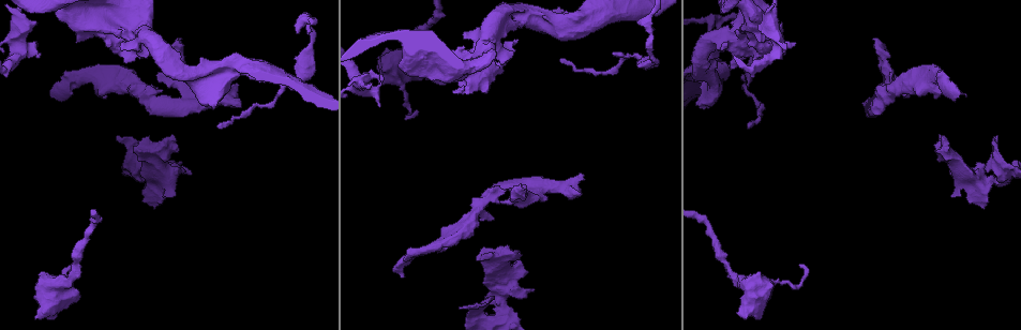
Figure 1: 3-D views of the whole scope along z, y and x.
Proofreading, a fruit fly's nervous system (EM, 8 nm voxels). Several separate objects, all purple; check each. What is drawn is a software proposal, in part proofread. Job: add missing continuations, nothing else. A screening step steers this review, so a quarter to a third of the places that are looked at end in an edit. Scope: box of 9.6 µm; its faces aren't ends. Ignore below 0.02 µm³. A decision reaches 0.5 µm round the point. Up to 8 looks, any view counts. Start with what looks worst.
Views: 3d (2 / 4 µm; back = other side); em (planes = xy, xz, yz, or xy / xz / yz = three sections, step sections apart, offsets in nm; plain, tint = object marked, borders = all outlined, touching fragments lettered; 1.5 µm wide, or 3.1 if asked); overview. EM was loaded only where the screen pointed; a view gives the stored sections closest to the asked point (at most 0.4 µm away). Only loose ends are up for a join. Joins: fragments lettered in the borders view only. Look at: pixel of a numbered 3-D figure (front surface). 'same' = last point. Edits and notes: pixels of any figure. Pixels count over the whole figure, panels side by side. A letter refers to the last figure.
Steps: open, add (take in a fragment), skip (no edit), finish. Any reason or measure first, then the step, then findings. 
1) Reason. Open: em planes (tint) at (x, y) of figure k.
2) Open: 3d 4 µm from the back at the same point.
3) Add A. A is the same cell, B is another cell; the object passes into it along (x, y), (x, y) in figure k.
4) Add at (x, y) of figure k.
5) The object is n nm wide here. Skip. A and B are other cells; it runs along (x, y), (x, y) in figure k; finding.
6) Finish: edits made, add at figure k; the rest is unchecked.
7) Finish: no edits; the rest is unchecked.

Free end. Open: em planes (borders) at (131, 71) of figure 1.

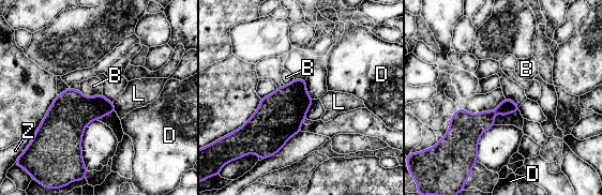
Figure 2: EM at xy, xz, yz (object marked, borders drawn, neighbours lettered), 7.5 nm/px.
Skip. B, D, L and Z are other cells; a border runs along (78, 90), (87, 96), (102, 94) in figure 2; no lettered fragment goes on from it.

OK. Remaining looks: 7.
Thin end. Open: em planes (borders) at (994, 138) of figure 1.

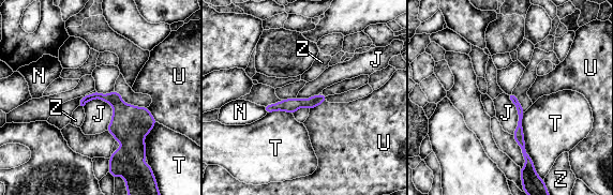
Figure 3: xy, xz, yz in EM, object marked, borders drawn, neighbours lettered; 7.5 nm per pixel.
Skip. J, N, T, U and Z are other cells; a border runs along (91, 99), (111, 105), (106, 130) in figure 3; none of them fits.

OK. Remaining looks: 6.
Tapers out. Open: 3d 4 µm from the back at (612, 54) of figure 1.

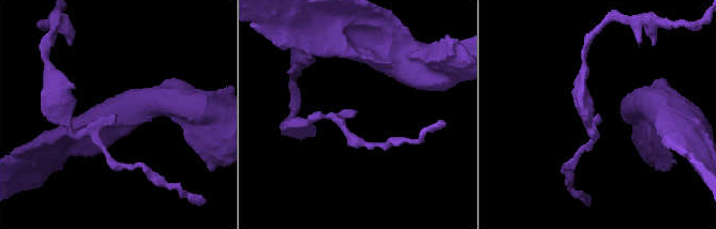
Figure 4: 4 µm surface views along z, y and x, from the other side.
Open: em planes (borders) at (600, 117) of figure 4.

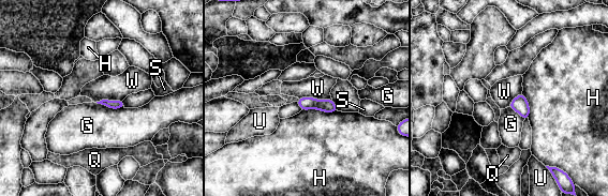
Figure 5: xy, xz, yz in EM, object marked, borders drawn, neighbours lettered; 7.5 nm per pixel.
Skip. G, H, Q, S, U and W are other cells; it runs along (300, 101), (327, 105), (334, 109) in figure 5; no lettered fragment goes on from it.

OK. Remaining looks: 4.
Finish: no edits; the rest is unchecked.

